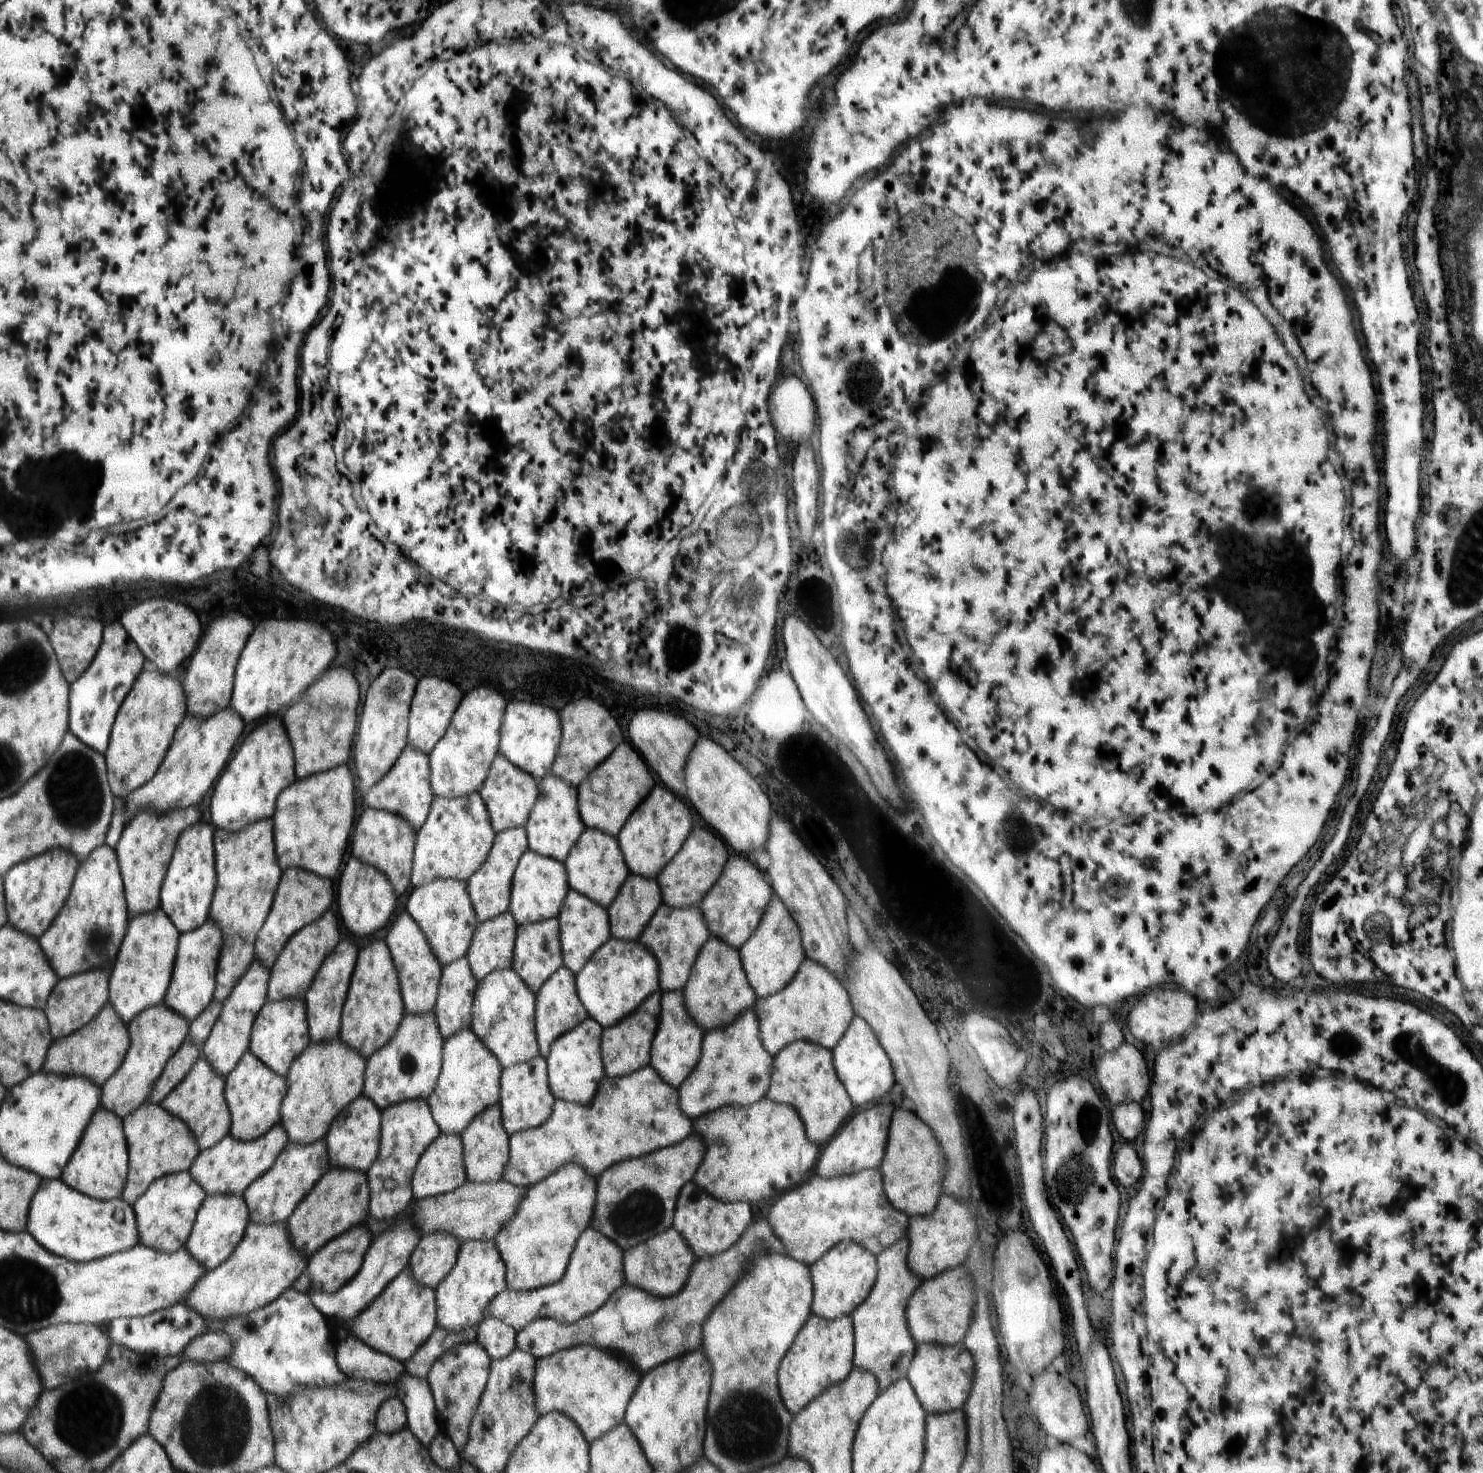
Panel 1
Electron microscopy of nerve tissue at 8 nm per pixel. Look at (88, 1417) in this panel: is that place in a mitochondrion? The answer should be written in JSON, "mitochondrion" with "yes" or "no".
{"mitochondrion":"yes"}

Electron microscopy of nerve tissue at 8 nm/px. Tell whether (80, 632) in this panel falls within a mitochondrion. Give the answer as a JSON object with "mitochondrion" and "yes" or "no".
{"mitochondrion":"no"}

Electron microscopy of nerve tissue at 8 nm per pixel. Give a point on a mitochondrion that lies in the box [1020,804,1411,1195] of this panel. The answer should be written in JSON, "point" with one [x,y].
{"point":[1378,928]}

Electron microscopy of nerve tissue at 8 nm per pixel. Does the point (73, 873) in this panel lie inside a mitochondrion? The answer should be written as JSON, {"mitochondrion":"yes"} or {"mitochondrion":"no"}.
{"mitochondrion":"no"}

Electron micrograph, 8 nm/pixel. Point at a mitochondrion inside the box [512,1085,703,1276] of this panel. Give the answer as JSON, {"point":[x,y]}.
{"point":[640,1212]}

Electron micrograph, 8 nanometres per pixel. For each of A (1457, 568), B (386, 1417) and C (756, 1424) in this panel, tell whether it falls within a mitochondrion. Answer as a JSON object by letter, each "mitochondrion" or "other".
{"A":"mitochondrion","B":"other","C":"mitochondrion"}

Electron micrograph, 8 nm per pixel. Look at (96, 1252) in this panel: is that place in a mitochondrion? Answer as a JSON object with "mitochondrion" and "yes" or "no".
{"mitochondrion":"no"}

